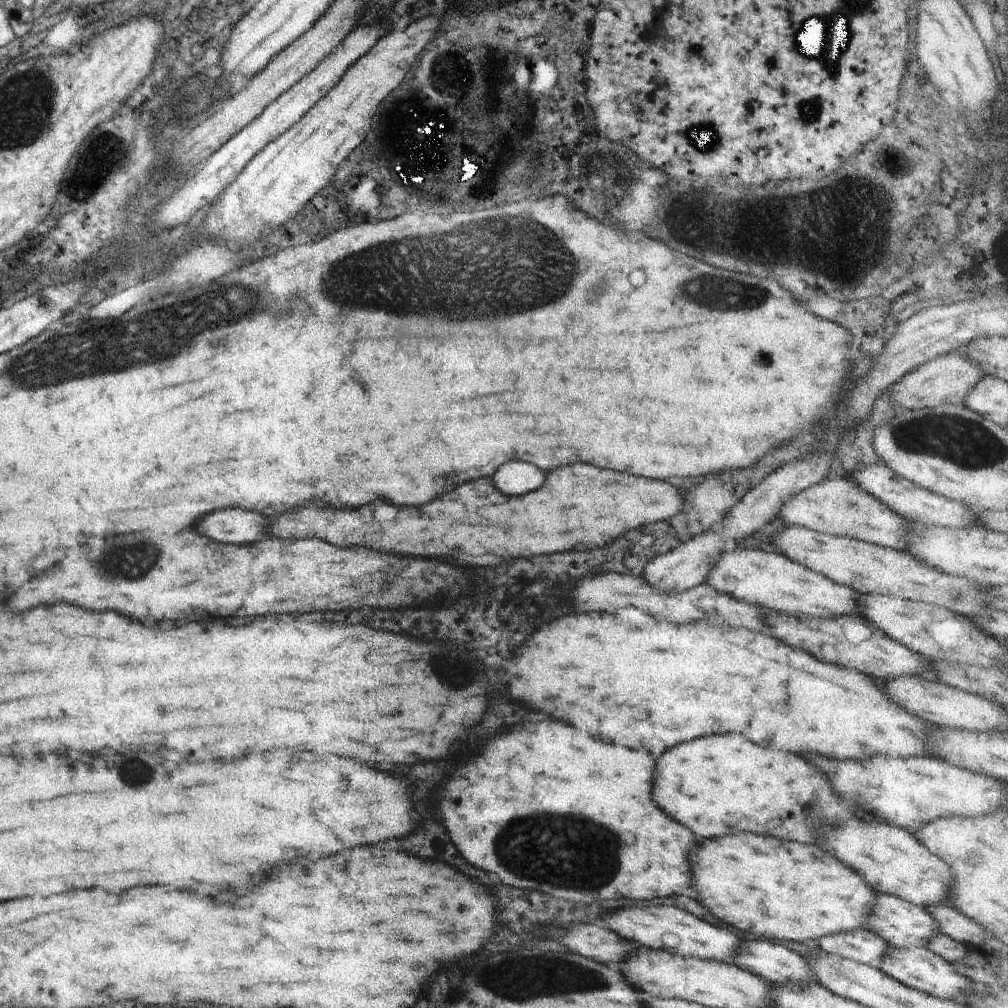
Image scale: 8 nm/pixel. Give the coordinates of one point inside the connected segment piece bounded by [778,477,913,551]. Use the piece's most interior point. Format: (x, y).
(836, 506)

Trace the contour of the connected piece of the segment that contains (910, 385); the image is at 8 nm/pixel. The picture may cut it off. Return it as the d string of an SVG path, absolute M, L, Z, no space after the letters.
M952 352L948 356L942 355L925 362L922 366L905 374L900 381L891 386L889 399L900 410L917 410L946 403L960 405L968 389L983 376L984 372L978 365Z

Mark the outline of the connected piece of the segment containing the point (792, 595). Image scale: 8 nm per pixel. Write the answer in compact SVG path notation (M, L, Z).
M736 546L726 548L723 553L720 553L715 565L710 569L705 582L720 594L732 595L736 600L748 603L749 605L761 607L768 611L778 611L787 615L823 619L832 615L856 614L856 610L858 610L856 592L851 588L833 583L823 574L818 574L816 571L810 570L803 564L794 562L792 559L776 551L766 552L764 550L738 548Z

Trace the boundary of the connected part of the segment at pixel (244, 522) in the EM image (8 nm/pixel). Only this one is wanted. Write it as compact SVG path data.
M214 510L204 514L200 522L196 522L196 530L216 542L224 544L250 544L258 540L258 536L266 528L266 518L256 512L246 510Z

